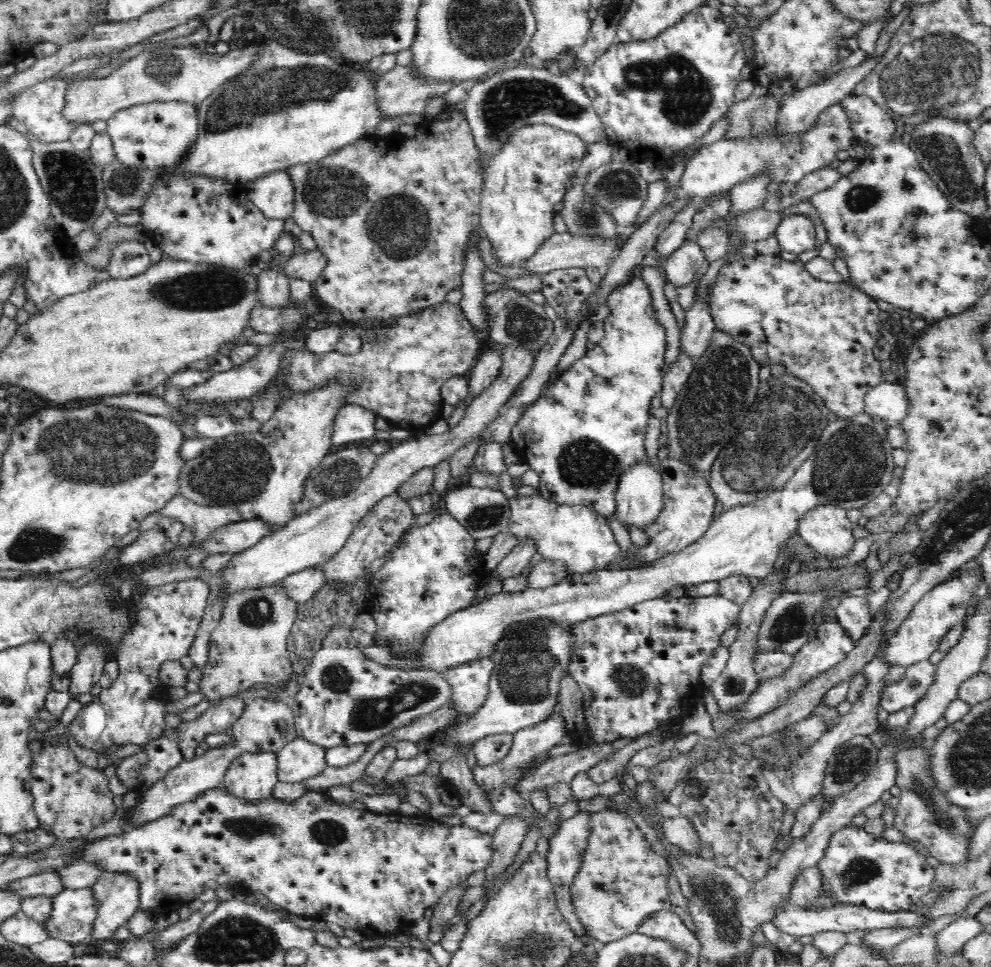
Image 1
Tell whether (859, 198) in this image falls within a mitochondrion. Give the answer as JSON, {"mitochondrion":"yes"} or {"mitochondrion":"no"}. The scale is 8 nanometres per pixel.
{"mitochondrion":"yes"}

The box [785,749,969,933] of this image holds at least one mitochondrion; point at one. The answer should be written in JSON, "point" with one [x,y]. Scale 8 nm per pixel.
{"point":[918,786]}

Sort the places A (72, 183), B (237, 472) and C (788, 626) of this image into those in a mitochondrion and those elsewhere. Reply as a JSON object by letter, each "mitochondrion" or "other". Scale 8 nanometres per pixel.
{"A":"mitochondrion","B":"mitochondrion","C":"mitochondrion"}

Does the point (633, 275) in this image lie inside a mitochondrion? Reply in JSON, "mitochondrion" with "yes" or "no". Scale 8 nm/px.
{"mitochondrion":"no"}

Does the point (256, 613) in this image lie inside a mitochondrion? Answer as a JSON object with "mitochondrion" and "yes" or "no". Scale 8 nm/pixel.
{"mitochondrion":"yes"}

